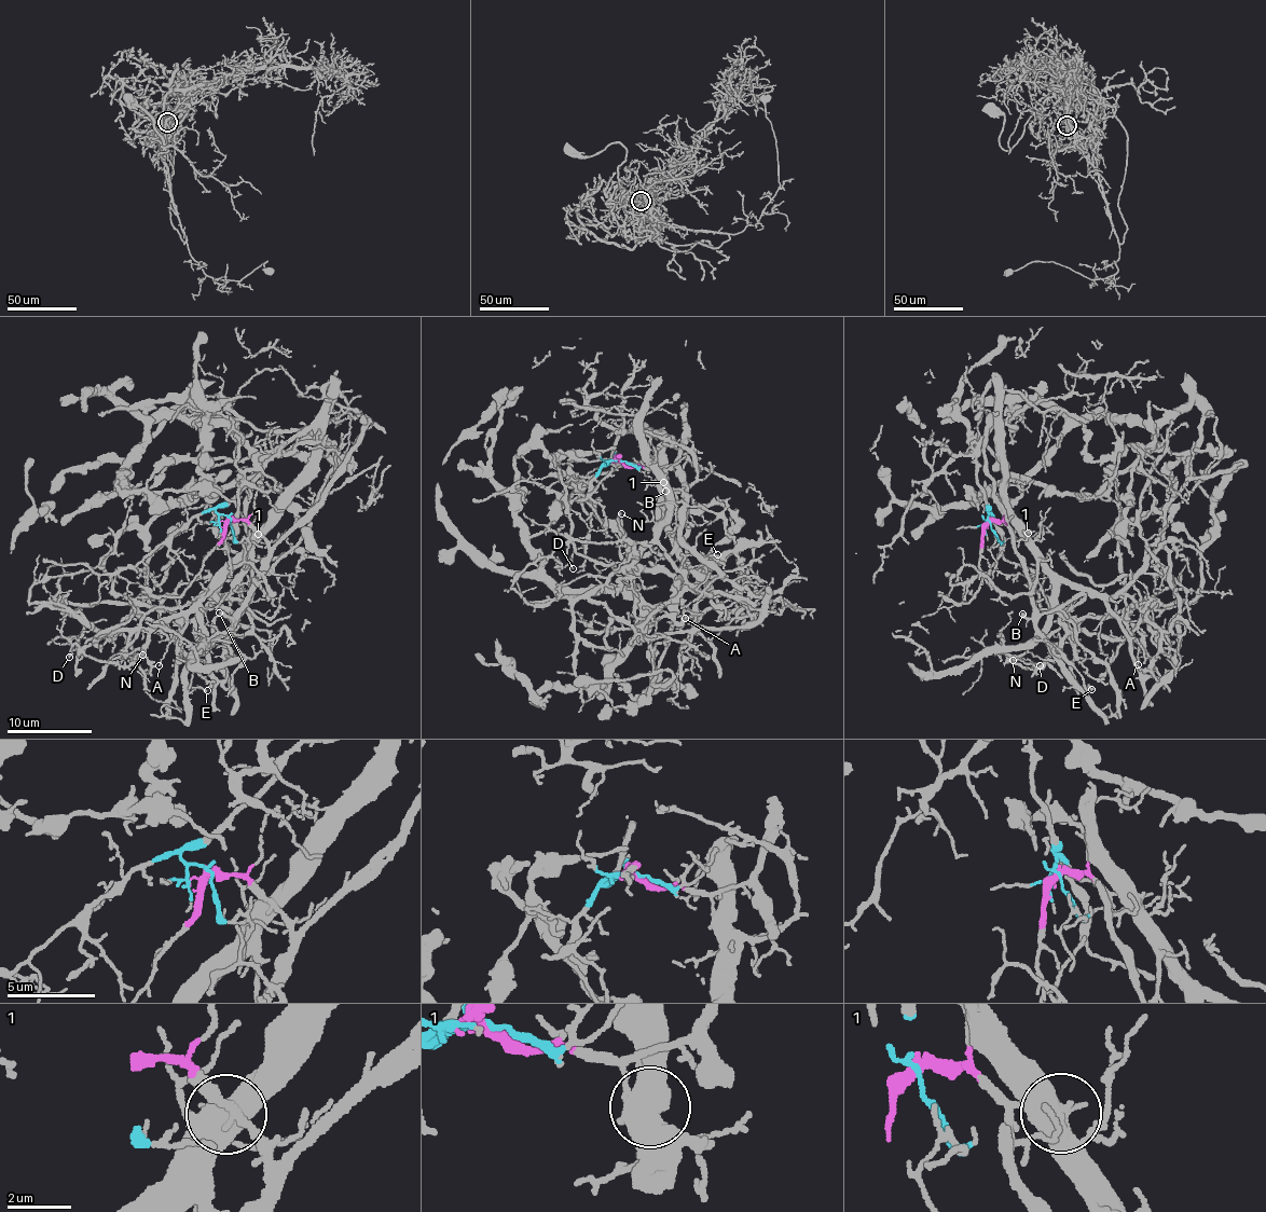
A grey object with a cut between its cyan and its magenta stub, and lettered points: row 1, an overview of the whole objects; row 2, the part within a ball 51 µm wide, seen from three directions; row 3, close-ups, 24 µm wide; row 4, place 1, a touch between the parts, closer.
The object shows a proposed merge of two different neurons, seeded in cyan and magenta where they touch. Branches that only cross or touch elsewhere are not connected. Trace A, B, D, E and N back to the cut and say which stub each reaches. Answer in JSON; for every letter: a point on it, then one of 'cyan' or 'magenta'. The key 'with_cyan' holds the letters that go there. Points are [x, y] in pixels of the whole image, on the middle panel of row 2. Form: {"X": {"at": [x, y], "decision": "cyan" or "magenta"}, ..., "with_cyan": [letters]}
{"A": {"at": [685, 618], "decision": "cyan"}, "B": {"at": [665, 491], "decision": "magenta"}, "D": {"at": [573, 568], "decision": "magenta"}, "E": {"at": [717, 554], "decision": "magenta"}, "N": {"at": [621, 513], "decision": "cyan"}, "with_cyan": ["A", "N"]}

